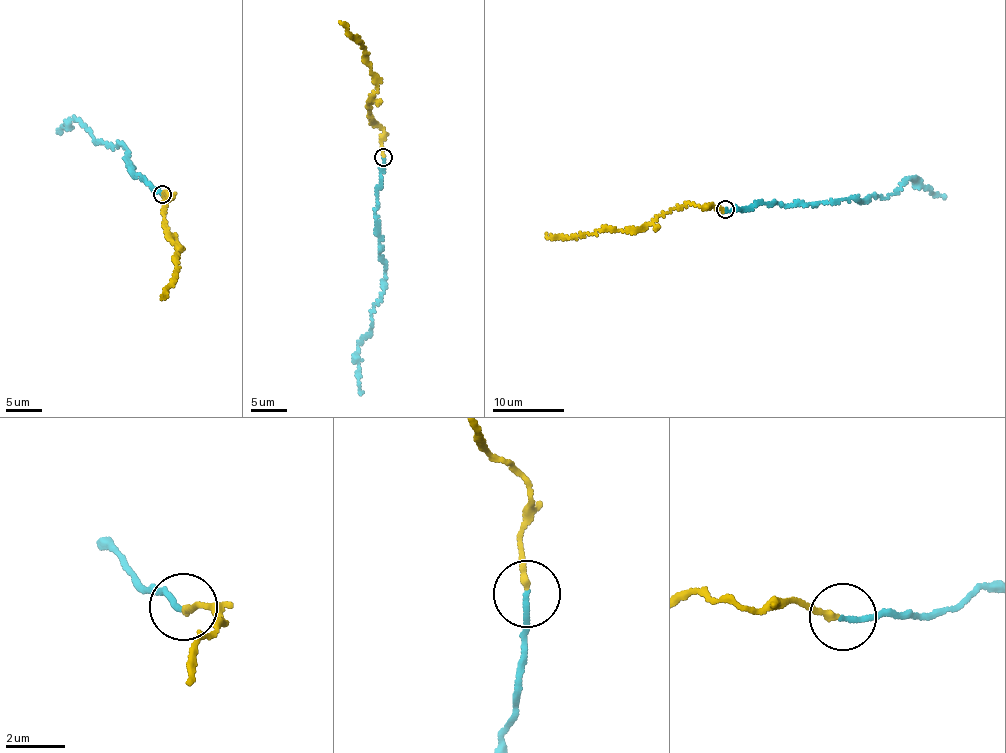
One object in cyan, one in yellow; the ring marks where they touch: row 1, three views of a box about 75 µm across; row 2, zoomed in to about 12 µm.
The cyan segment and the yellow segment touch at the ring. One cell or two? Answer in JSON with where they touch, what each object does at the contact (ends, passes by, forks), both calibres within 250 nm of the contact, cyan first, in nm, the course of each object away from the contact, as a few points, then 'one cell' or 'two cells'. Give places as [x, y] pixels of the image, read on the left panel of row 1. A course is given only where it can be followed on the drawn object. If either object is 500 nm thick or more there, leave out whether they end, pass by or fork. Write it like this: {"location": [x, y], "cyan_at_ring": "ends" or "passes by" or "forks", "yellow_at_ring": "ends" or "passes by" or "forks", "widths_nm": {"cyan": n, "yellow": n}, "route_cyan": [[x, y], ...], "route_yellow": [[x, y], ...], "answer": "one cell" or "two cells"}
{"location": [162, 194], "cyan_at_ring": "ends", "yellow_at_ring": "ends", "widths_nm": {"cyan": 170, "yellow": 200}, "route_cyan": [[161, 193], [134, 176], [120, 143], [94, 142], [76, 118], [58, 131]], "route_yellow": [[162, 194], [173, 197], [166, 203], [163, 226], [180, 250], [175, 258], [176, 275], [162, 297]], "answer": "one cell"}

